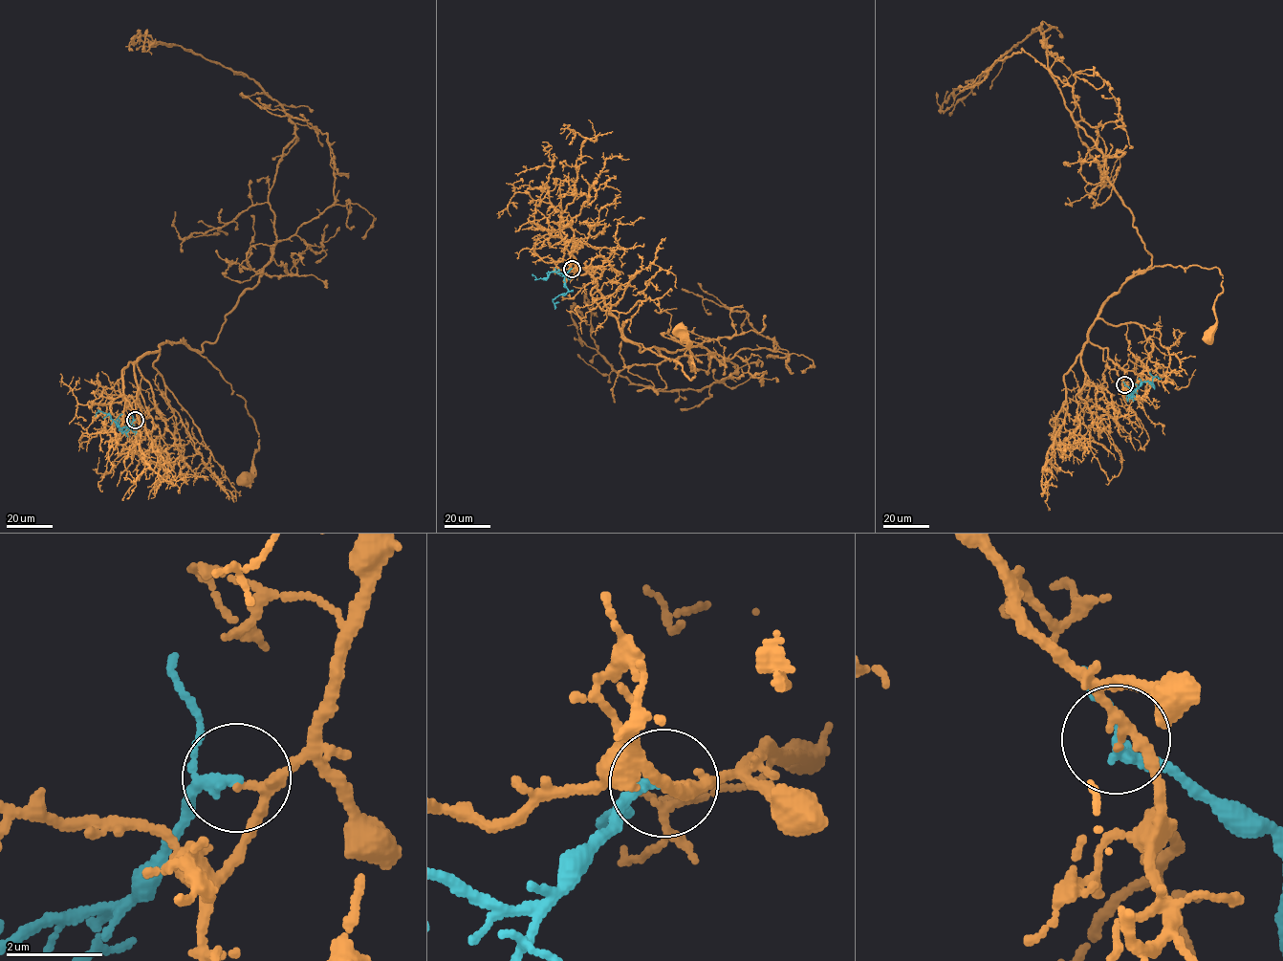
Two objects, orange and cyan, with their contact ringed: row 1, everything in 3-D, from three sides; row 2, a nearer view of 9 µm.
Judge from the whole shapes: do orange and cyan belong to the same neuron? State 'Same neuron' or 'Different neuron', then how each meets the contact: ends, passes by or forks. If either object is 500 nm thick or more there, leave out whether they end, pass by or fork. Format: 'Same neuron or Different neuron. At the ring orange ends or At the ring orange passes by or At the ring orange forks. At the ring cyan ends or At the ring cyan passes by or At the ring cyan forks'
Different neuron. At the ring orange passes by. At the ring cyan passes by

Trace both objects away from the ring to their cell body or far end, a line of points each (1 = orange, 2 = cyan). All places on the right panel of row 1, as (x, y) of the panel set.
1: (1124, 384), (1088, 337), (1100, 310), (1125, 281), (1156, 266), (1218, 269), (1223, 292), (1207, 337)
2: (1124, 384), (1136, 389), (1141, 382), (1148, 382), (1153, 387), (1152, 381), (1155, 376), (1161, 379)

